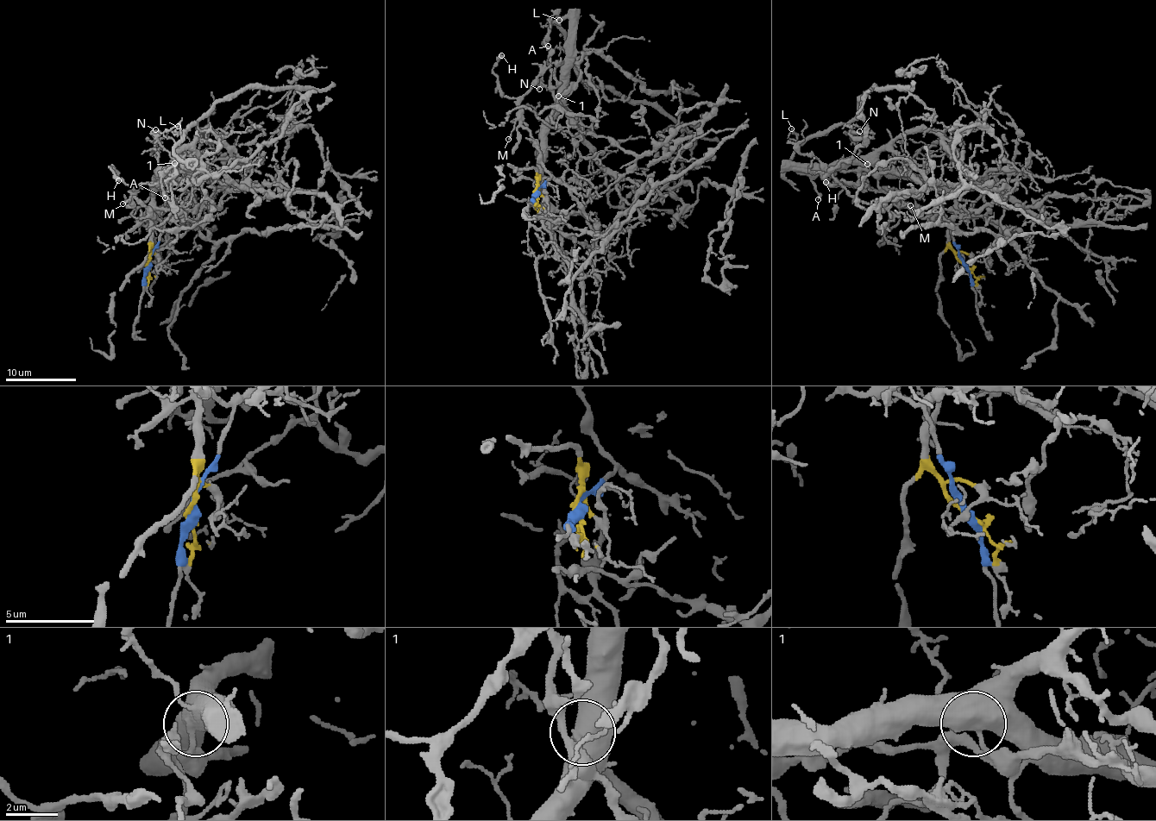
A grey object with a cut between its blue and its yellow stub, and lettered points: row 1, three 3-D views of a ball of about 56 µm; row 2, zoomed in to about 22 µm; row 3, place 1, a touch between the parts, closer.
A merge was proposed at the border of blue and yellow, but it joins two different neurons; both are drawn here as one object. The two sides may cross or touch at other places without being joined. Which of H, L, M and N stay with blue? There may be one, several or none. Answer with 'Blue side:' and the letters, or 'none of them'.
Blue side: H, M

